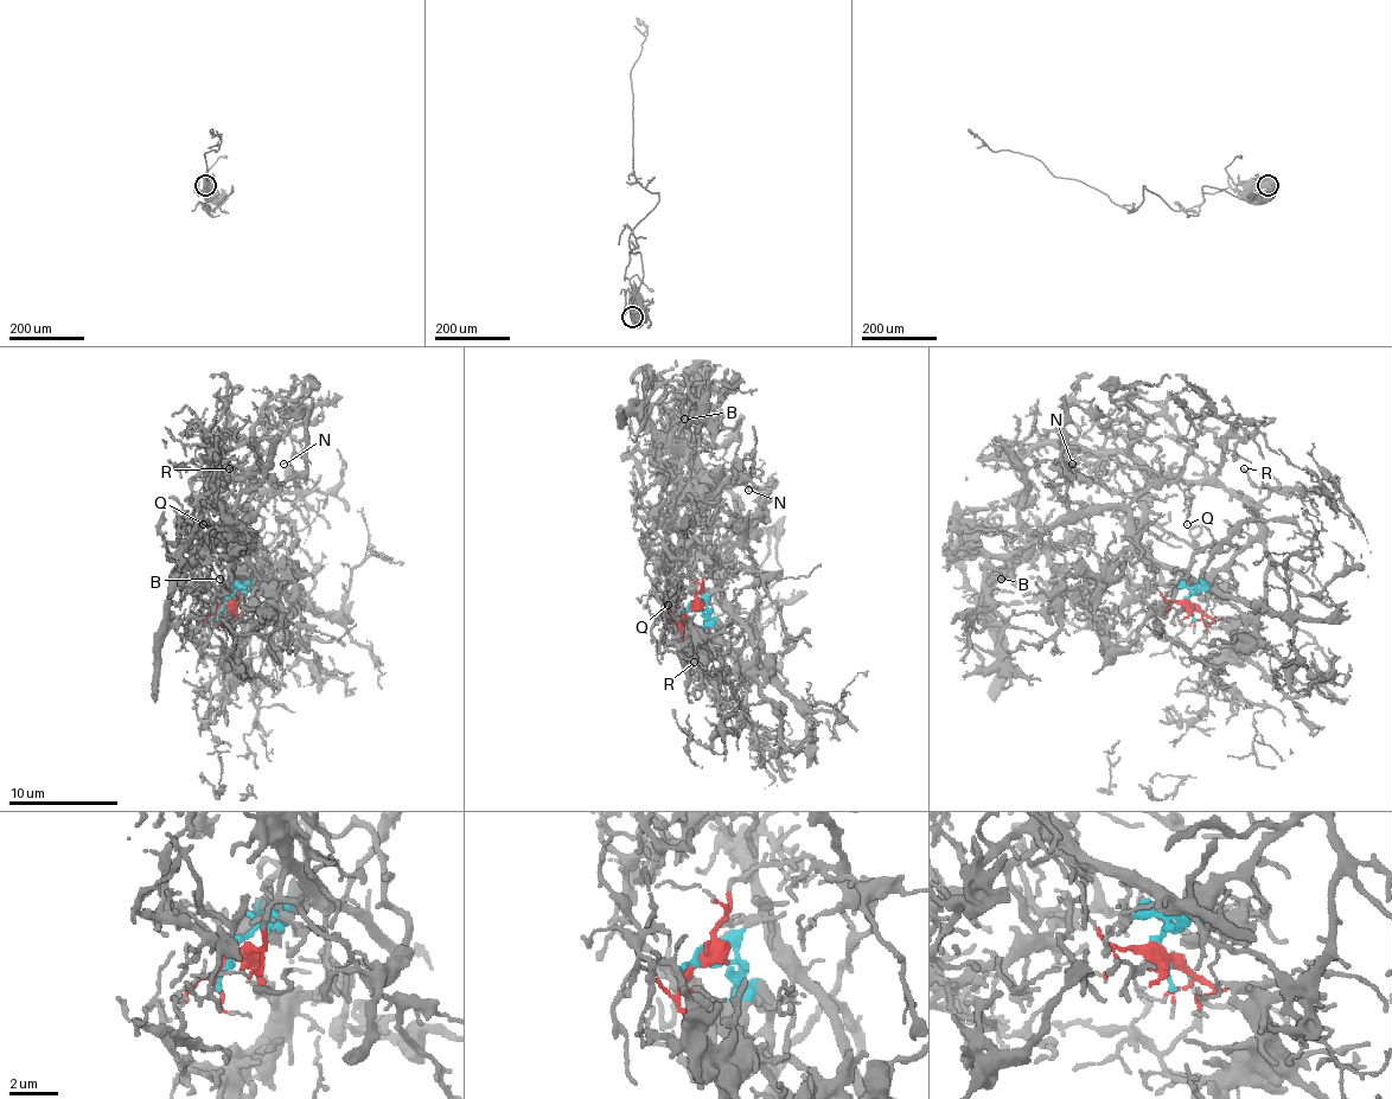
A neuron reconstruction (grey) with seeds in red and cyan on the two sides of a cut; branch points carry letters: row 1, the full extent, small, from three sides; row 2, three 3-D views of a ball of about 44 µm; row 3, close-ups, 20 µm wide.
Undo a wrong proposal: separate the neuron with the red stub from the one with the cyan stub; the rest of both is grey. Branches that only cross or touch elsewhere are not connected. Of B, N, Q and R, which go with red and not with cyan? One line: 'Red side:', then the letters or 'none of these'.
Red side: N

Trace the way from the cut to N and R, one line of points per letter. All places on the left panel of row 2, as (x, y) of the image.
N: (223, 606), (240, 587), (244, 508), (255, 511), (278, 492), (294, 473), (282, 465)
R: (223, 606), (255, 574), (255, 538), (236, 516), (242, 480), (228, 467)

